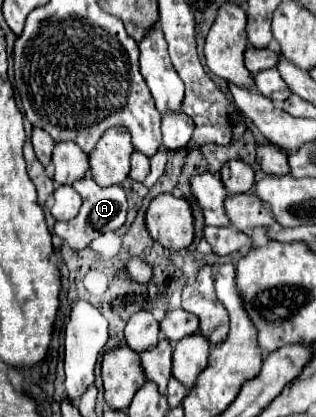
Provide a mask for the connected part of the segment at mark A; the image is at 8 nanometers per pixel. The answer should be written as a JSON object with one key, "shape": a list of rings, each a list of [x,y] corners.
{"shape":[[[89,176],[77,180],[73,184],[73,188],[81,194],[83,198],[83,206],[81,206],[81,212],[77,214],[77,218],[69,220],[69,222],[55,223],[53,232],[65,240],[73,250],[83,250],[91,244],[91,240],[95,240],[99,234],[103,232],[109,232],[109,230],[117,230],[125,224],[125,214],[127,214],[127,196],[125,196],[125,190],[121,186],[109,186],[109,188],[101,188],[97,186],[97,182]]]}

